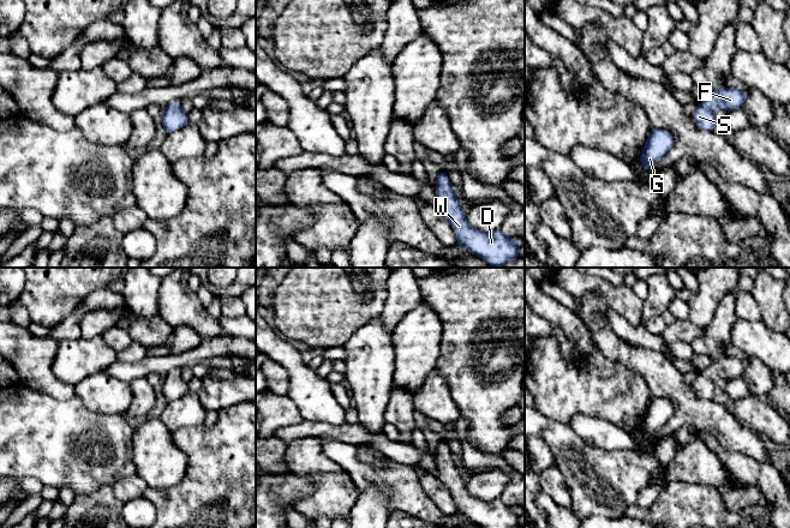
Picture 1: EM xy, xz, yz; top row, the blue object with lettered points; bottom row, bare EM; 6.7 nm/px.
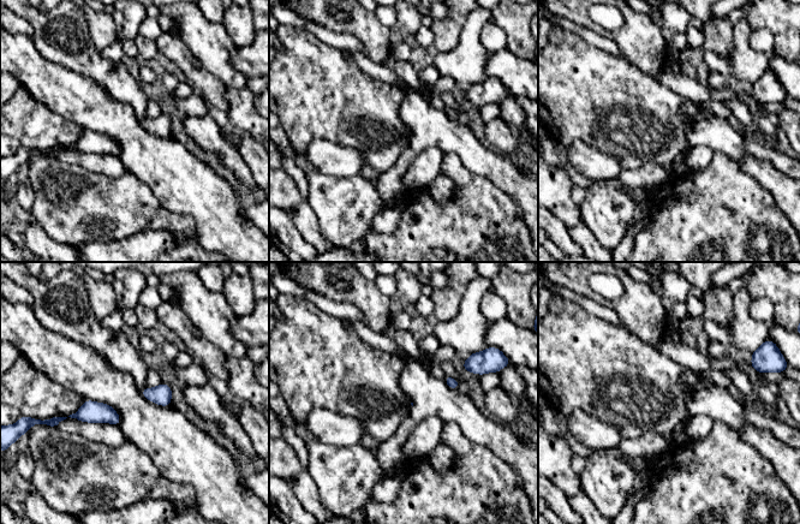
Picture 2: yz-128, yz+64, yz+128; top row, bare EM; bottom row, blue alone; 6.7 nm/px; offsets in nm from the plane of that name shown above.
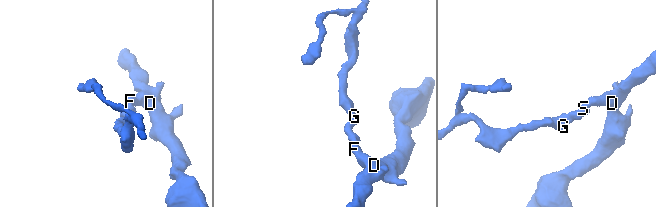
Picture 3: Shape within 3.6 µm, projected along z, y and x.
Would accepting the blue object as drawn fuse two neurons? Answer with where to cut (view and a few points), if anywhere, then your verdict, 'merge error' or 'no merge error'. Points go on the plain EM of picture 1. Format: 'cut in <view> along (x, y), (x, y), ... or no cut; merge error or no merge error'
no cut; no merge error

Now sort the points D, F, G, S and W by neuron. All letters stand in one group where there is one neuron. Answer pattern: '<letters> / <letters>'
D F G S W

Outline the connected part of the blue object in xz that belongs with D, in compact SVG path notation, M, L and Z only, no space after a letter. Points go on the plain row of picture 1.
M441 439L436 448L437 478L453 496L459 515L481 528L515 528L520 524L520 511L516 508L499 498L484 500L468 493L447 440Z

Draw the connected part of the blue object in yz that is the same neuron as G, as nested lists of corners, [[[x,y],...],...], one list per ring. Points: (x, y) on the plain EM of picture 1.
[[[652,397],[647,410],[641,419],[640,432],[647,442],[674,414],[672,402],[660,397]]]

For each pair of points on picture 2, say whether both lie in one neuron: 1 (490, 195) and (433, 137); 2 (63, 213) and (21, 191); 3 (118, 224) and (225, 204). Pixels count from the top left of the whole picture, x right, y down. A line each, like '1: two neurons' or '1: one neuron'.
1: two neurons
2: two neurons
3: two neurons

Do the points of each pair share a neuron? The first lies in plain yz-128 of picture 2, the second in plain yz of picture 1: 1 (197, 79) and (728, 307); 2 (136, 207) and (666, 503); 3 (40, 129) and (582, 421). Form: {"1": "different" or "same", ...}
{"1": "different", "2": "different", "3": "different"}

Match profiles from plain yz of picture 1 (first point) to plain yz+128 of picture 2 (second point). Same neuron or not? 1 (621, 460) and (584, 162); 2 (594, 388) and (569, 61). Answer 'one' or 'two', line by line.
1: two
2: one

